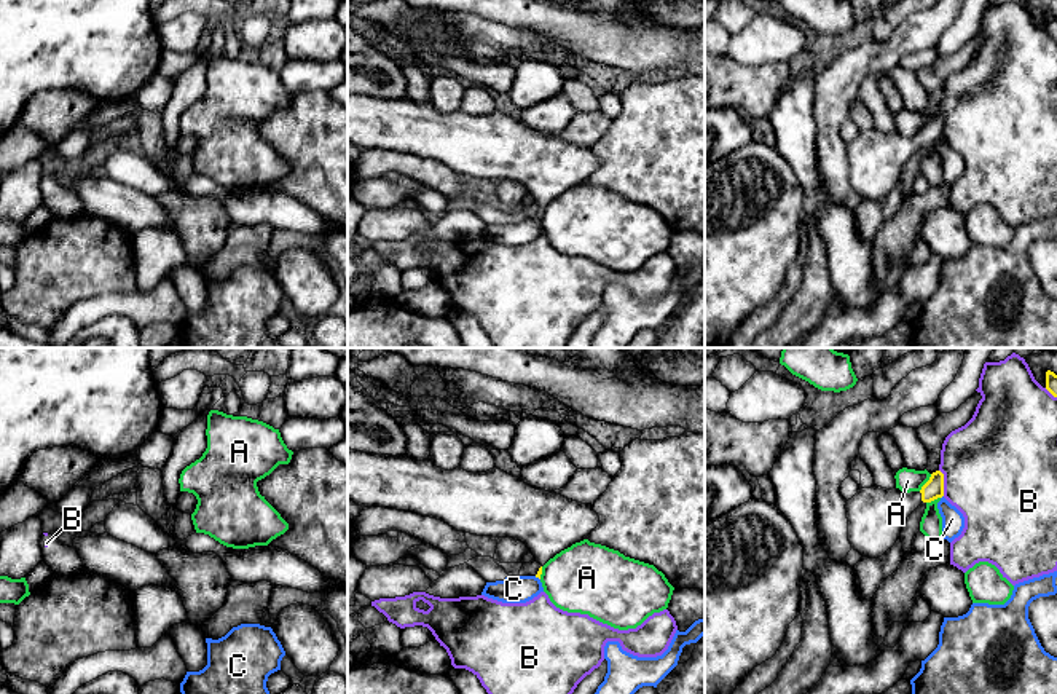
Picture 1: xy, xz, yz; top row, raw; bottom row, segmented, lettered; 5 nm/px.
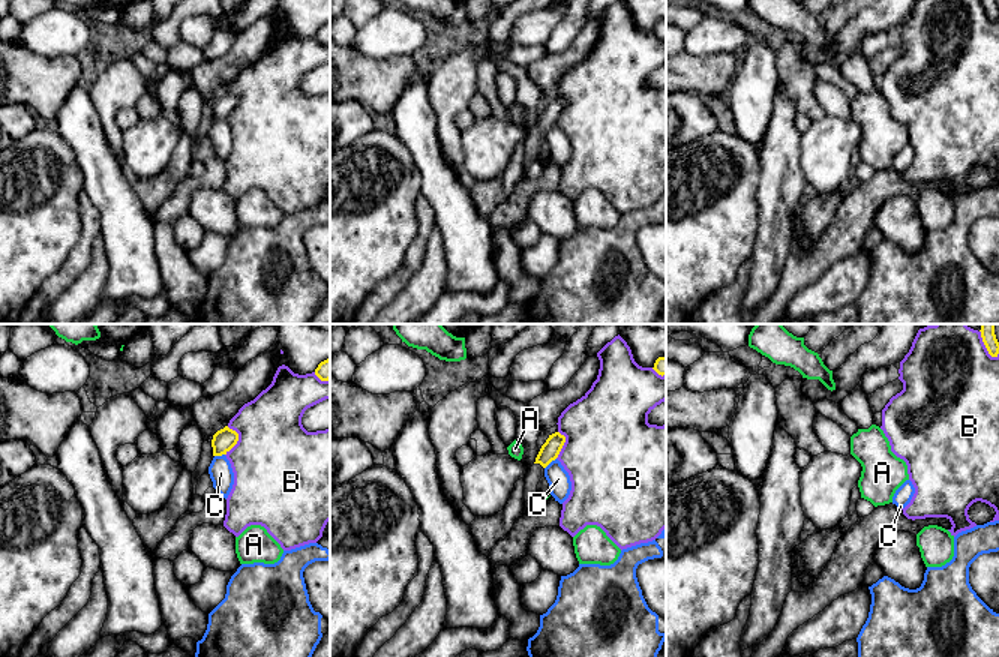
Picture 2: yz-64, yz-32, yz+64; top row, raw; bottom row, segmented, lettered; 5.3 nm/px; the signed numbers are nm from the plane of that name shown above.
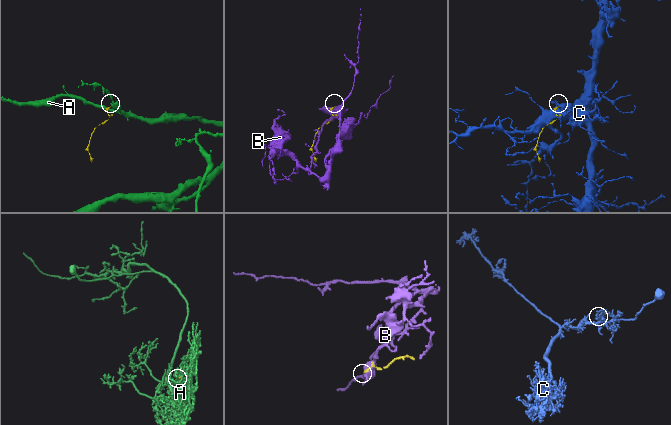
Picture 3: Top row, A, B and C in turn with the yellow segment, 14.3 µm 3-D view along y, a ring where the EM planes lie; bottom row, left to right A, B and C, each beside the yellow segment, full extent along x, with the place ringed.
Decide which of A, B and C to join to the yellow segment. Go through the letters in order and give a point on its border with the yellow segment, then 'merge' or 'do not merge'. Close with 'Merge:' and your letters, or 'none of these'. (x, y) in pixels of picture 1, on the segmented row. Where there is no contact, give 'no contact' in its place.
A: yz (927, 482) | do not merge
B: yz (943, 482) | do not merge
C: xz (538, 576) | do not merge
Merge: none of these

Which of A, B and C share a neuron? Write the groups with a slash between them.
A / B / C

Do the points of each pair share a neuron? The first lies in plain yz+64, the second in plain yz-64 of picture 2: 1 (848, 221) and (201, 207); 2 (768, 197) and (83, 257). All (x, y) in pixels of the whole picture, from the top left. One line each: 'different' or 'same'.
1: different
2: different

